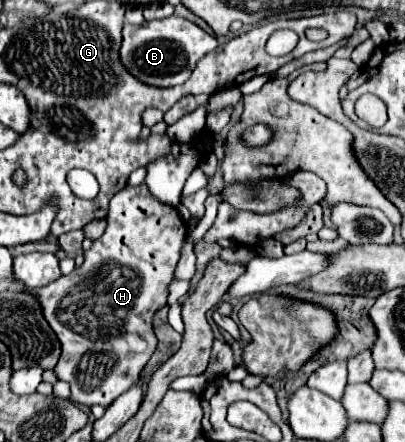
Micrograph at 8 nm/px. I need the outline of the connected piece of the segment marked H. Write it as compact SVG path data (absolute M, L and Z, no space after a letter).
M145 184L141 186L127 186L123 188L121 192L117 192L113 198L111 198L111 206L109 206L109 214L107 214L107 230L105 234L93 242L91 250L85 252L85 262L83 266L75 268L69 276L61 276L59 280L51 282L49 286L43 286L39 290L29 290L33 292L39 300L41 300L41 306L43 306L43 314L47 318L47 322L51 324L51 328L57 332L57 338L61 340L61 346L63 346L63 352L61 352L61 358L57 362L57 368L55 368L55 374L59 380L65 380L71 384L71 398L81 404L81 406L93 406L93 404L99 404L99 406L109 406L115 398L119 398L123 394L123 390L129 390L129 386L133 386L133 382L139 380L143 368L147 366L147 362L151 360L153 352L157 350L157 336L155 336L155 330L153 330L153 316L163 308L167 306L167 298L169 298L169 284L173 280L173 272L175 272L175 266L181 258L181 248L185 244L185 236L187 236L187 224L185 220L179 216L177 208L175 206L169 206L169 204L163 204L159 202L157 198L153 198L149 194L149 188Z

